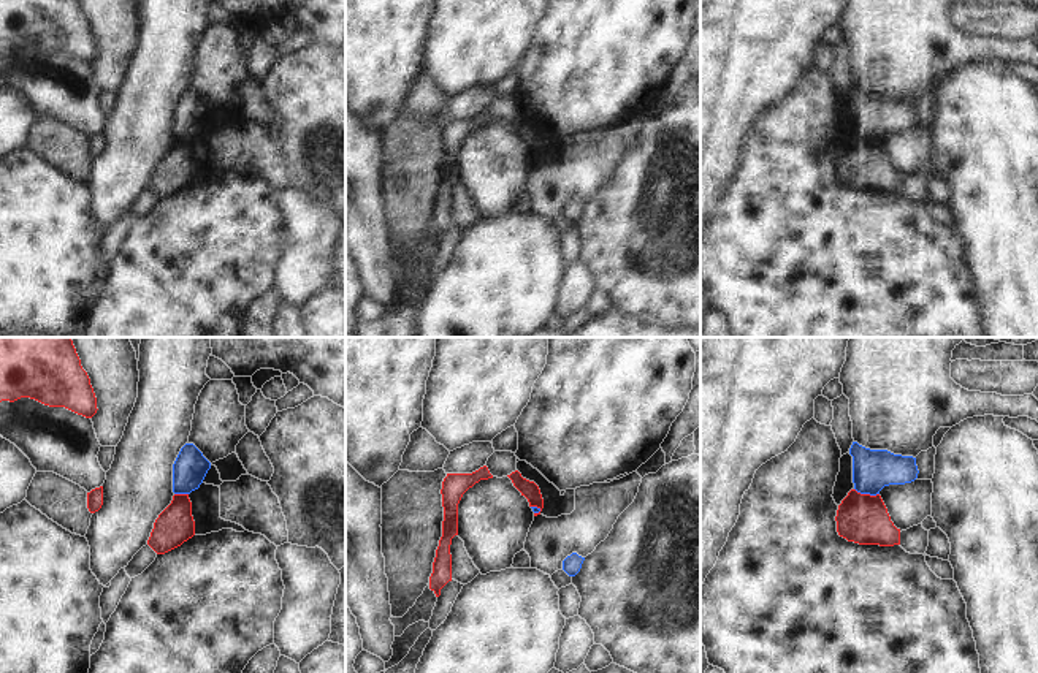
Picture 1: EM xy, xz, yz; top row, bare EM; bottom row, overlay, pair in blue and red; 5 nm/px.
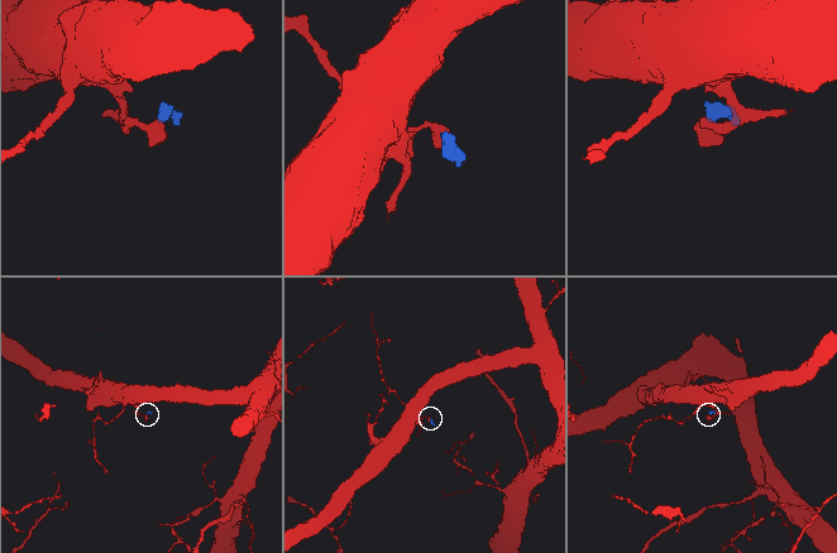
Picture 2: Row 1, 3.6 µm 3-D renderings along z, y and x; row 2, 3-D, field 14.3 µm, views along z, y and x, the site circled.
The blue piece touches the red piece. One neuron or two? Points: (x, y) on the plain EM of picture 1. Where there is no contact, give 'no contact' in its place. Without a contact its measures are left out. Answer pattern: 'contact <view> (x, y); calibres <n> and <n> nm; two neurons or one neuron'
contact yz (867, 138); calibres 200 and 260 nm; two neurons

